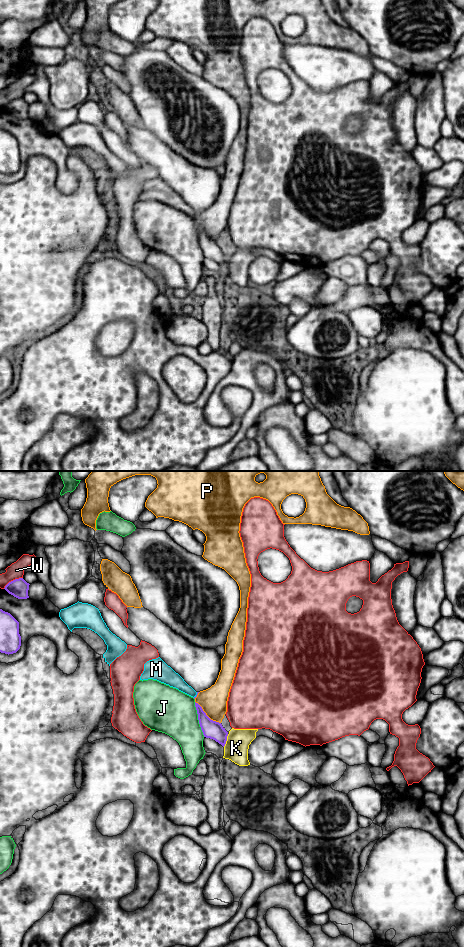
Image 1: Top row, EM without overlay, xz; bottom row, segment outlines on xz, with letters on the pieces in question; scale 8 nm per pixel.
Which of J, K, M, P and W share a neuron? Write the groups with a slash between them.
J / K / M / P / W

